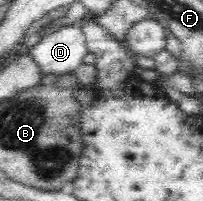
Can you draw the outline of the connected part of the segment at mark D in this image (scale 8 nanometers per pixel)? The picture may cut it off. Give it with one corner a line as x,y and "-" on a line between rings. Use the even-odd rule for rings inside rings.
68,25
45,34
28,52
43,74
72,74
88,50
81,28

